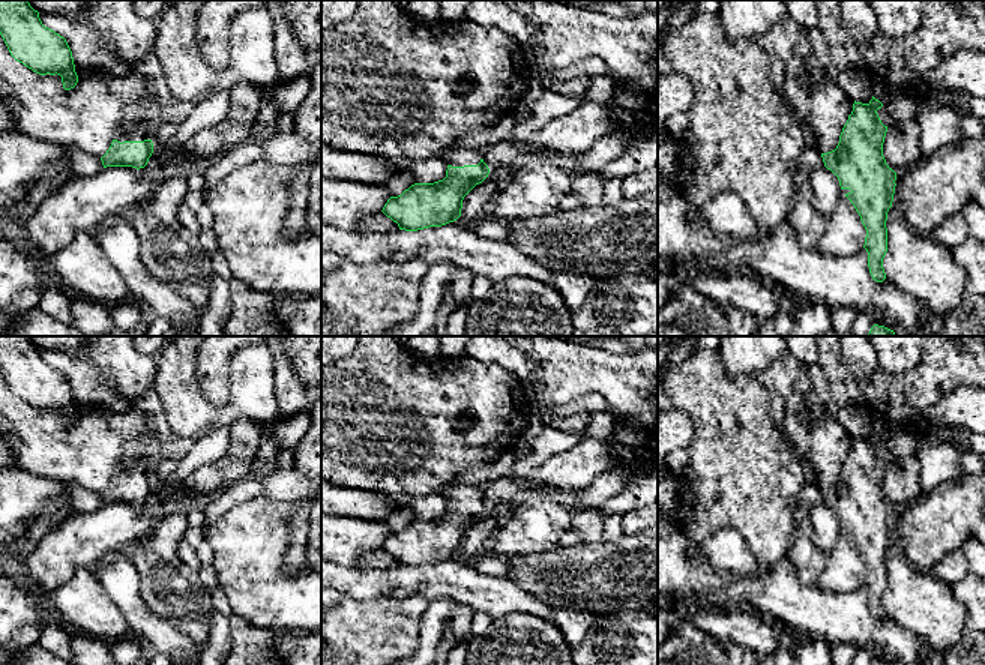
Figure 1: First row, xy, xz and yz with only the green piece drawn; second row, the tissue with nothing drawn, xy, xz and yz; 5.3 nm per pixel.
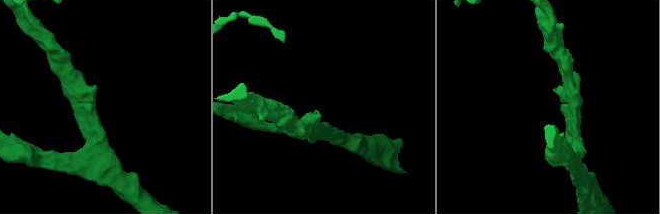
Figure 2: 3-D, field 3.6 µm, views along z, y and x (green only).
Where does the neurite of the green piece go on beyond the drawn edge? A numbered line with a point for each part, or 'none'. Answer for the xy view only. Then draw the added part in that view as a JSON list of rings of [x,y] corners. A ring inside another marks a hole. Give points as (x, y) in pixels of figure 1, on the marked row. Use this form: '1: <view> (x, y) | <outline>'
1: xy (132, 129) | [[[134,107],[123,111],[122,129],[114,135],[114,140],[123,141],[144,141],[152,140],[152,126],[141,122],[140,113]]]

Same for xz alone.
1: xz (452, 156) | [[[447,147],[438,153],[438,156],[452,167],[477,165],[482,159],[476,149],[453,149]]]

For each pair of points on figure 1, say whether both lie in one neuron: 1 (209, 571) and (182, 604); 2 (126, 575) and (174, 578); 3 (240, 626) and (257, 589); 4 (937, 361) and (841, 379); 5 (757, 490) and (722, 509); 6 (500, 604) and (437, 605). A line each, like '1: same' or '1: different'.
1: different
2: different
3: different
4: same
5: same
6: different

